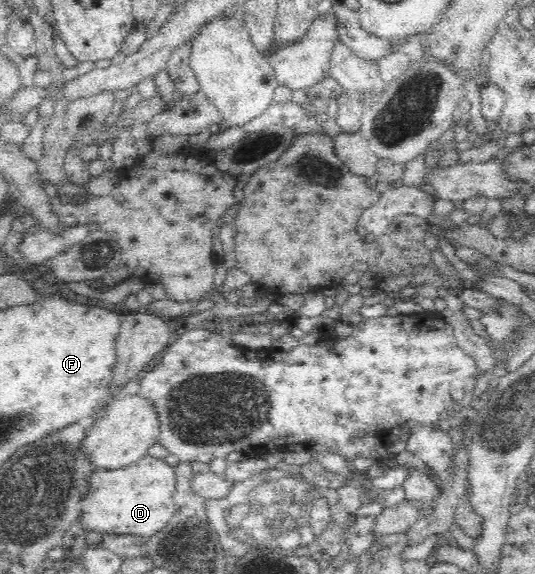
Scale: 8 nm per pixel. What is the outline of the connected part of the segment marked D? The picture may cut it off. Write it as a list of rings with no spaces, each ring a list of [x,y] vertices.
[[[149,453],[138,462],[120,468],[100,468],[92,474],[90,496],[81,501],[82,521],[86,530],[96,530],[102,534],[114,532],[151,537],[162,530],[175,513],[173,494],[176,487],[175,468]]]

